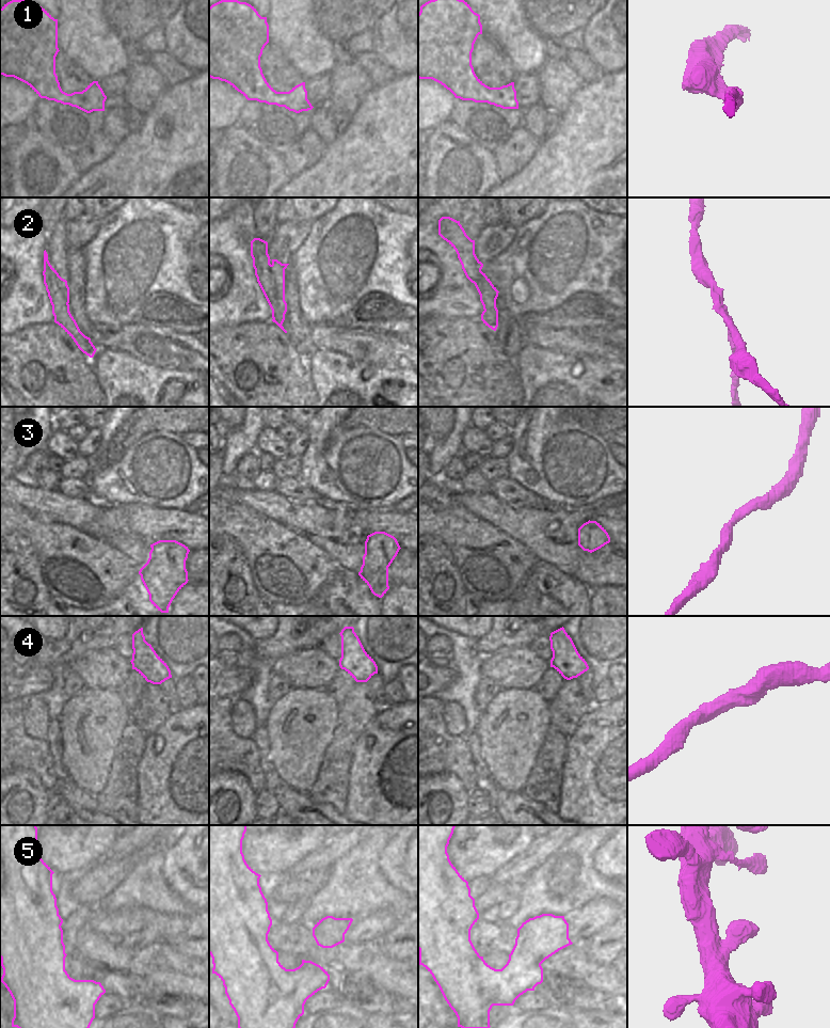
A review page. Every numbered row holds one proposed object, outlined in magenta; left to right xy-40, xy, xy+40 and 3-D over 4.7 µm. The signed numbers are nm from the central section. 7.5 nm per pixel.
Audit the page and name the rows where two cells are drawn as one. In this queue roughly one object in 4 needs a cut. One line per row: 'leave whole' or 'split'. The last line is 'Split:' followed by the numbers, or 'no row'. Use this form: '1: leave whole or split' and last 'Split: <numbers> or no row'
1: leave whole
2: split
3: leave whole
4: leave whole
5: leave whole
Split: 2

